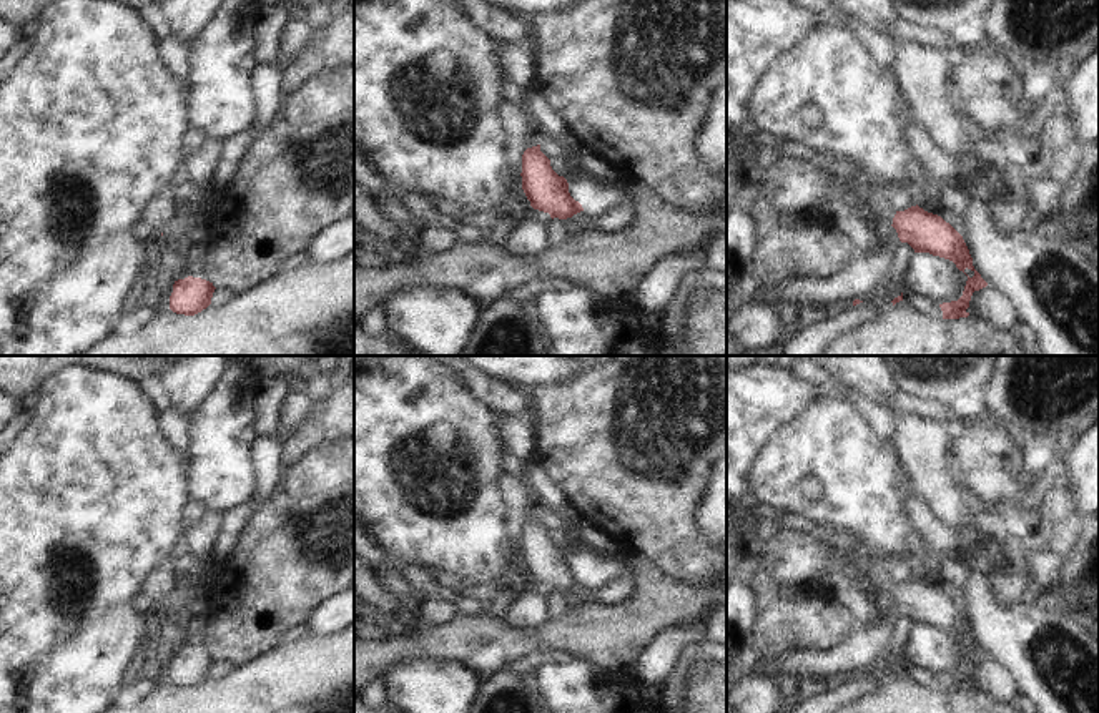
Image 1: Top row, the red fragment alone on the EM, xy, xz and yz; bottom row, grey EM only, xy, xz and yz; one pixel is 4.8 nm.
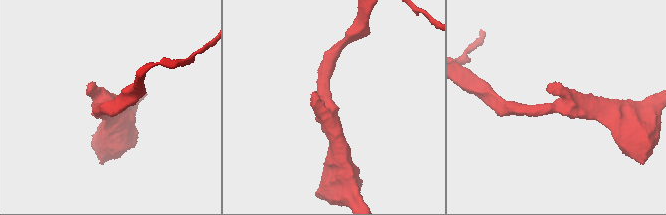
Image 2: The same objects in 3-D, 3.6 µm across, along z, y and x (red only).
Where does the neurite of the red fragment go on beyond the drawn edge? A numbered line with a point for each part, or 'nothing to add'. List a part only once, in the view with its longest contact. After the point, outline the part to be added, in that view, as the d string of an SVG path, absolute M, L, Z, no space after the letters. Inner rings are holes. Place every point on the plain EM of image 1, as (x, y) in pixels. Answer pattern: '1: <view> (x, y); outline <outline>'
1: yz (875, 579); outline M856 552L845 557L835 553L838 560L840 572L851 575L853 582L863 588L870 597L876 598L880 603L885 603L893 597L896 587L891 577L891 565L888 562L870 562L863 568L856 563Z

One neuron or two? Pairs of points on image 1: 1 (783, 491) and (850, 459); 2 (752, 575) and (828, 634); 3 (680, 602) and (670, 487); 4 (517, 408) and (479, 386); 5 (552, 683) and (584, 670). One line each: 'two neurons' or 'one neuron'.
1: one neuron
2: one neuron
3: two neurons
4: one neuron
5: one neuron

